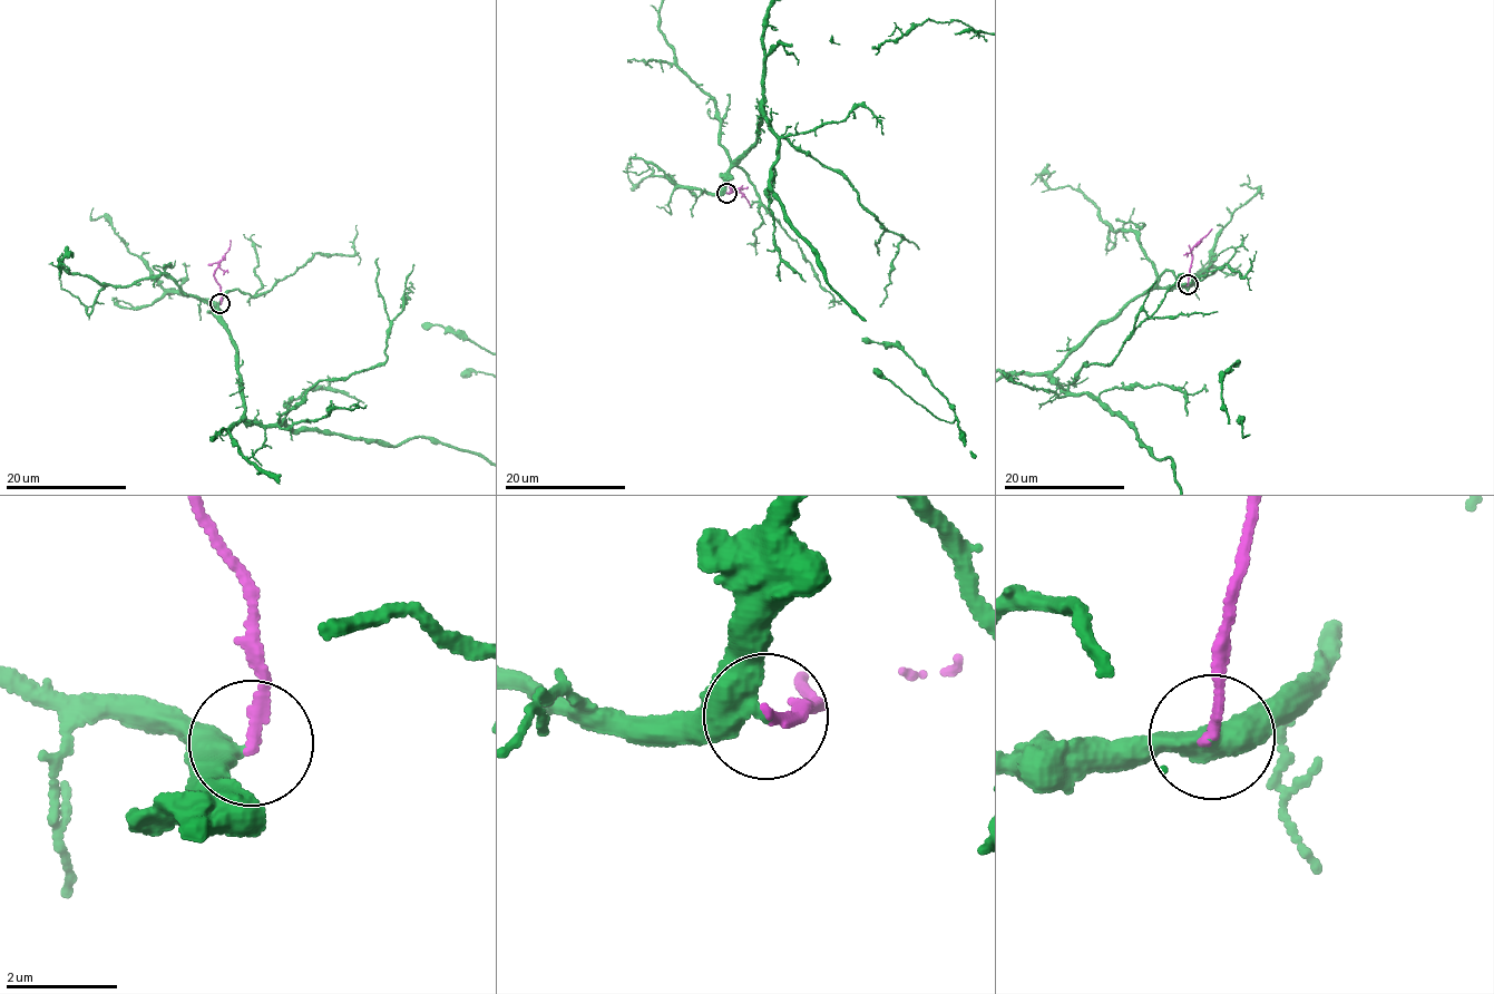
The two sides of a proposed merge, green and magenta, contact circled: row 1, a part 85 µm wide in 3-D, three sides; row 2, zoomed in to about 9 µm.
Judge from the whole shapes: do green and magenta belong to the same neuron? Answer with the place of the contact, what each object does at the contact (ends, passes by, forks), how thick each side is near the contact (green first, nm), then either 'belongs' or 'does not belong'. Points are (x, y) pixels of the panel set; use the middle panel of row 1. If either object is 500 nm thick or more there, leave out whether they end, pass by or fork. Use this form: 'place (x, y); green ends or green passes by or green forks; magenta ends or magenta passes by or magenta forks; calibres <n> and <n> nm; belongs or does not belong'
place (726, 193); green passes by; magenta ends; calibres 360 and 180 nm; belongs

